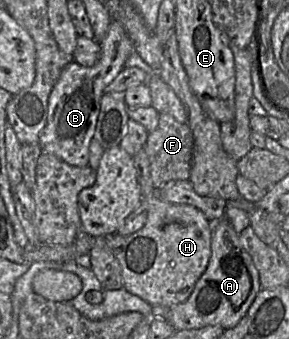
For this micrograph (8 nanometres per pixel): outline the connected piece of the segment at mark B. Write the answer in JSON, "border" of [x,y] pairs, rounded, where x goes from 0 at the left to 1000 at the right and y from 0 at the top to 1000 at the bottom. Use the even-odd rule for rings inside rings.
{"border":[[[398,59],[384,62],[343,133],[343,165],[322,195],[291,198],[253,180],[215,206],[173,274],[159,369],[131,413],[149,448],[183,454],[263,493],[294,493],[308,484],[311,425],[332,381],[349,292],[370,274],[370,257],[436,201],[439,168],[460,150],[474,156],[429,80]]]}

